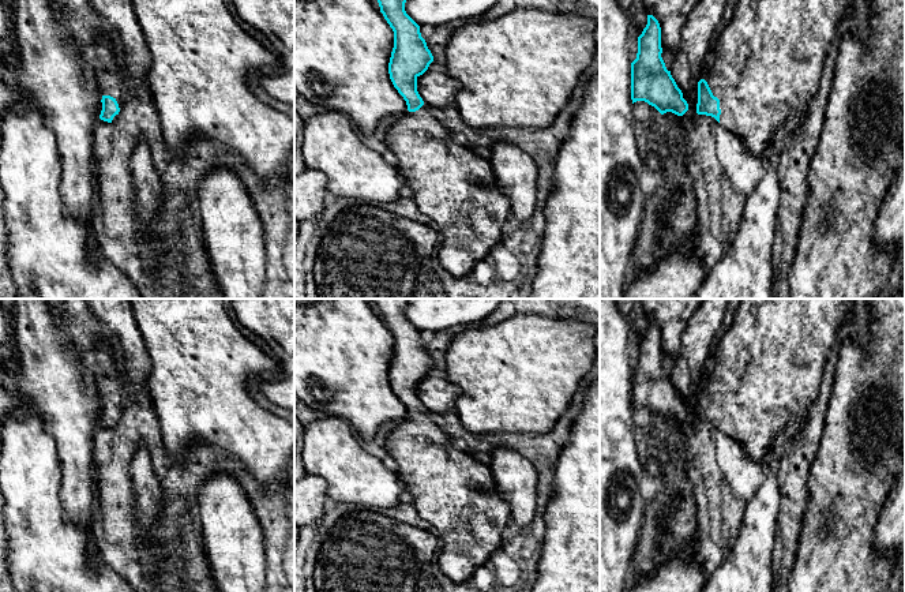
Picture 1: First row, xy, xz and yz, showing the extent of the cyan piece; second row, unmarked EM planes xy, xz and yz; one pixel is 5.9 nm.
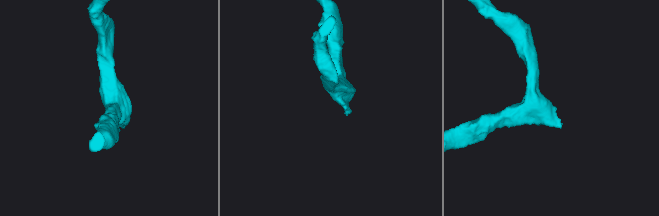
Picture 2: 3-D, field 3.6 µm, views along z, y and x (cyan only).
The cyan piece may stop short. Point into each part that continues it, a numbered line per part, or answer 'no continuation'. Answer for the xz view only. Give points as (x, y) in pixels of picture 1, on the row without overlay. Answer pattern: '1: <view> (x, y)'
1: xz (457, 494)

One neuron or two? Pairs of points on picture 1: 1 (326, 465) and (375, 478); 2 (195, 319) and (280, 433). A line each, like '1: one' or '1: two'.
1: one
2: one

